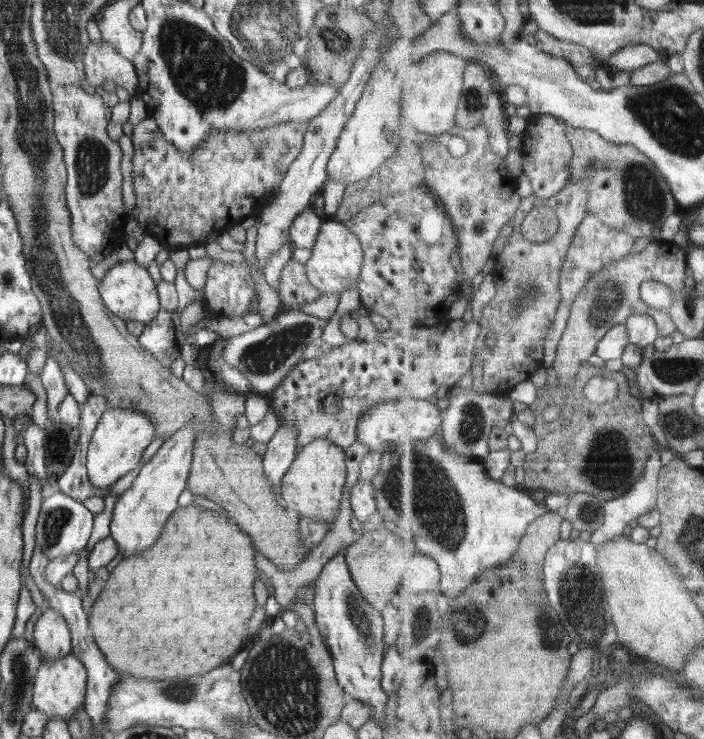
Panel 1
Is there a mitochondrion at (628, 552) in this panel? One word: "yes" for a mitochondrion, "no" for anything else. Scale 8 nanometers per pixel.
no

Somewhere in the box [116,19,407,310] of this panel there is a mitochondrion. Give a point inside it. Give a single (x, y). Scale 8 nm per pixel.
(222, 156)

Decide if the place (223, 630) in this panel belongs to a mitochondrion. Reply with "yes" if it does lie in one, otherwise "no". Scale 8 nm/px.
no

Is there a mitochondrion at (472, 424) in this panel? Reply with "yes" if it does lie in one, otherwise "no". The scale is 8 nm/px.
yes

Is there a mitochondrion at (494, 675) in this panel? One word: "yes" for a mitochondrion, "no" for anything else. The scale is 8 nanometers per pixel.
no

